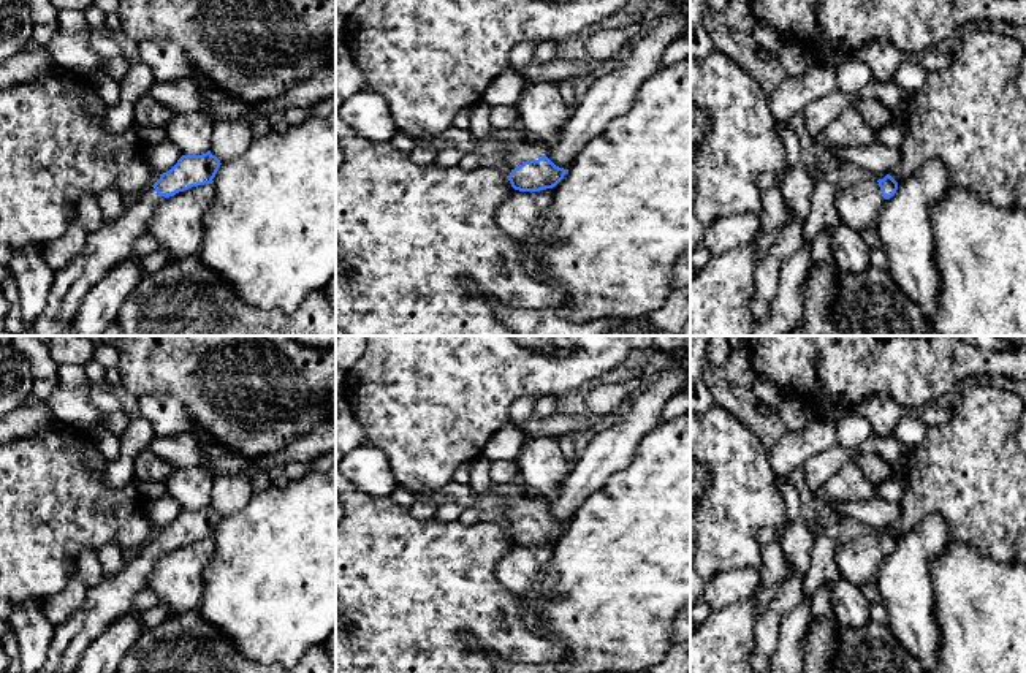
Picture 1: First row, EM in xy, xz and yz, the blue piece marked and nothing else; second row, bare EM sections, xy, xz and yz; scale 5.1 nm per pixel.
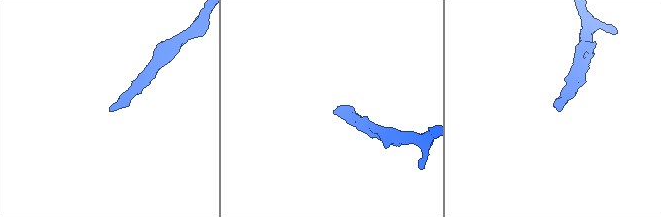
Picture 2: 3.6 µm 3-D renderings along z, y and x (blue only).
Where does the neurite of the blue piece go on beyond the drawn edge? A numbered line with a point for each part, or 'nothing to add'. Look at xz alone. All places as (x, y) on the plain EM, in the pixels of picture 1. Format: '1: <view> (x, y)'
1: xz (524, 505)

